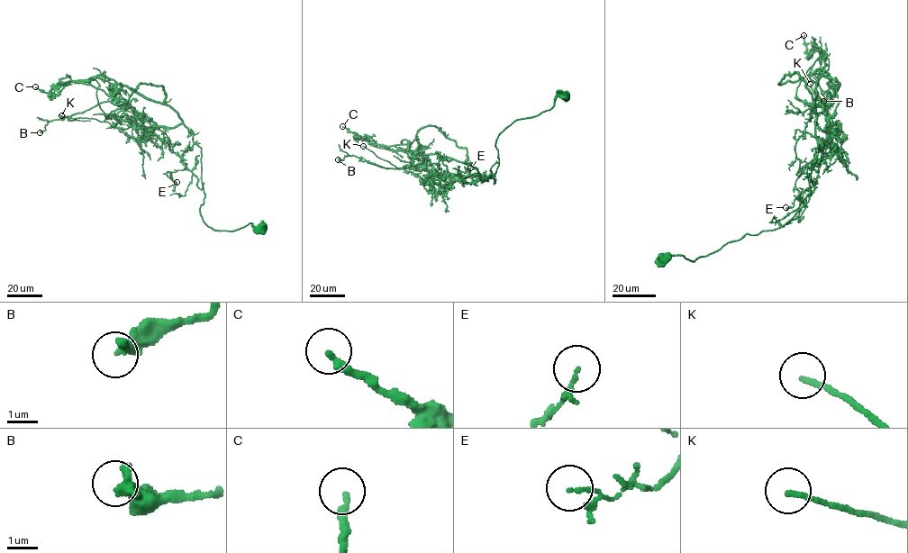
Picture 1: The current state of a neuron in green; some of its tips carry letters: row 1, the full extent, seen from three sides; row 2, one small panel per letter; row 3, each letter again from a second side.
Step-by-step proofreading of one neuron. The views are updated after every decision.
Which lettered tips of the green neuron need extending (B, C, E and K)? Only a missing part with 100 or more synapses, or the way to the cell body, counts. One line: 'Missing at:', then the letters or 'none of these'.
Missing at: none of these

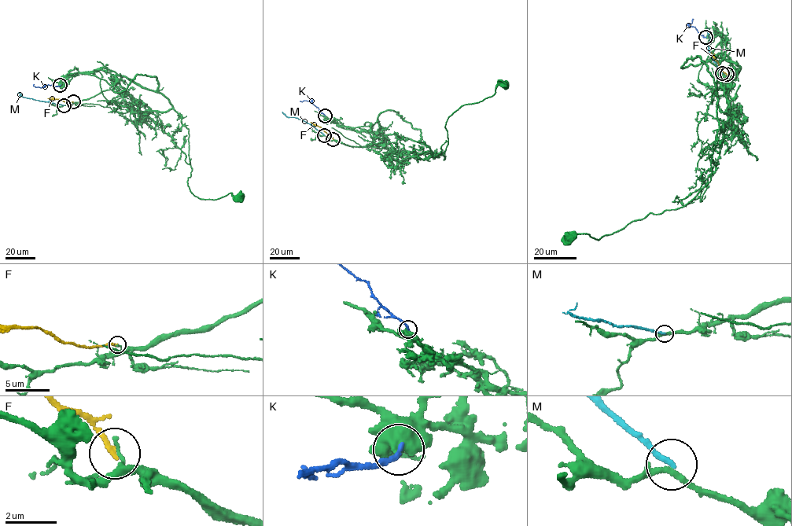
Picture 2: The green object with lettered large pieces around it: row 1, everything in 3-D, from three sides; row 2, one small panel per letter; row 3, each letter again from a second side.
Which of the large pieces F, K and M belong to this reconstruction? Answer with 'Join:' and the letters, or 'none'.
Join: none

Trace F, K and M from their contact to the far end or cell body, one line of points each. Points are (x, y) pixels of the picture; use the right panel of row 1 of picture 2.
F: (727, 74), (711, 52)
K: (705, 37), (699, 34), (694, 27), (689, 27), (693, 19)
M: (722, 73), (709, 49), (710, 39), (706, 28)

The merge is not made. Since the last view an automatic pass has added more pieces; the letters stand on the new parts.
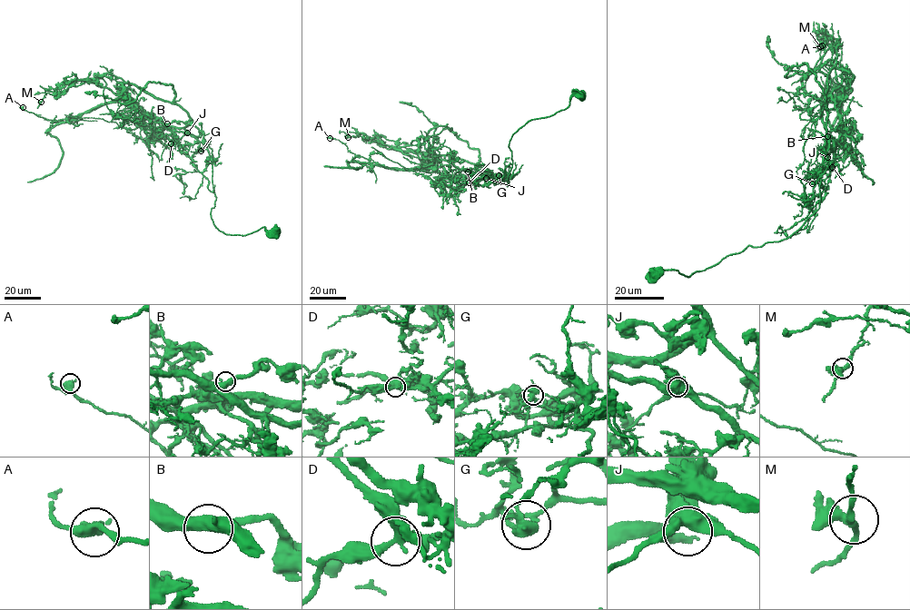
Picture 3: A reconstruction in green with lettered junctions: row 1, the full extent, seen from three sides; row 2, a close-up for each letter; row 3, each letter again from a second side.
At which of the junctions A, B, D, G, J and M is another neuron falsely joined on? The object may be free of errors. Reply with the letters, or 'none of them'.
G

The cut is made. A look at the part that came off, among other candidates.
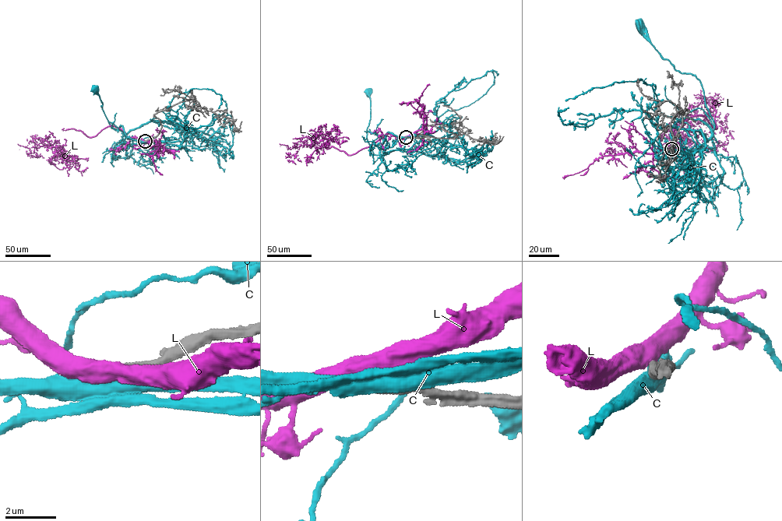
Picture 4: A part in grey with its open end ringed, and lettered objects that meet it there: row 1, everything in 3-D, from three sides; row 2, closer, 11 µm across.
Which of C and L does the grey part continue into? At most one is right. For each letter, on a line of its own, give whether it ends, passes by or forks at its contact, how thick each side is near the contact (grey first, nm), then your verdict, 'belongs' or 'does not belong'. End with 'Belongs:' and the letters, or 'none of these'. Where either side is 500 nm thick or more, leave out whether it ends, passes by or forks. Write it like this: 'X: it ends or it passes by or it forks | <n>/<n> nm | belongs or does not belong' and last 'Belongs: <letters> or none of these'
C: 600/550 nm | does not belong
L: 500/550 nm | does not belong
Belongs: none of these

